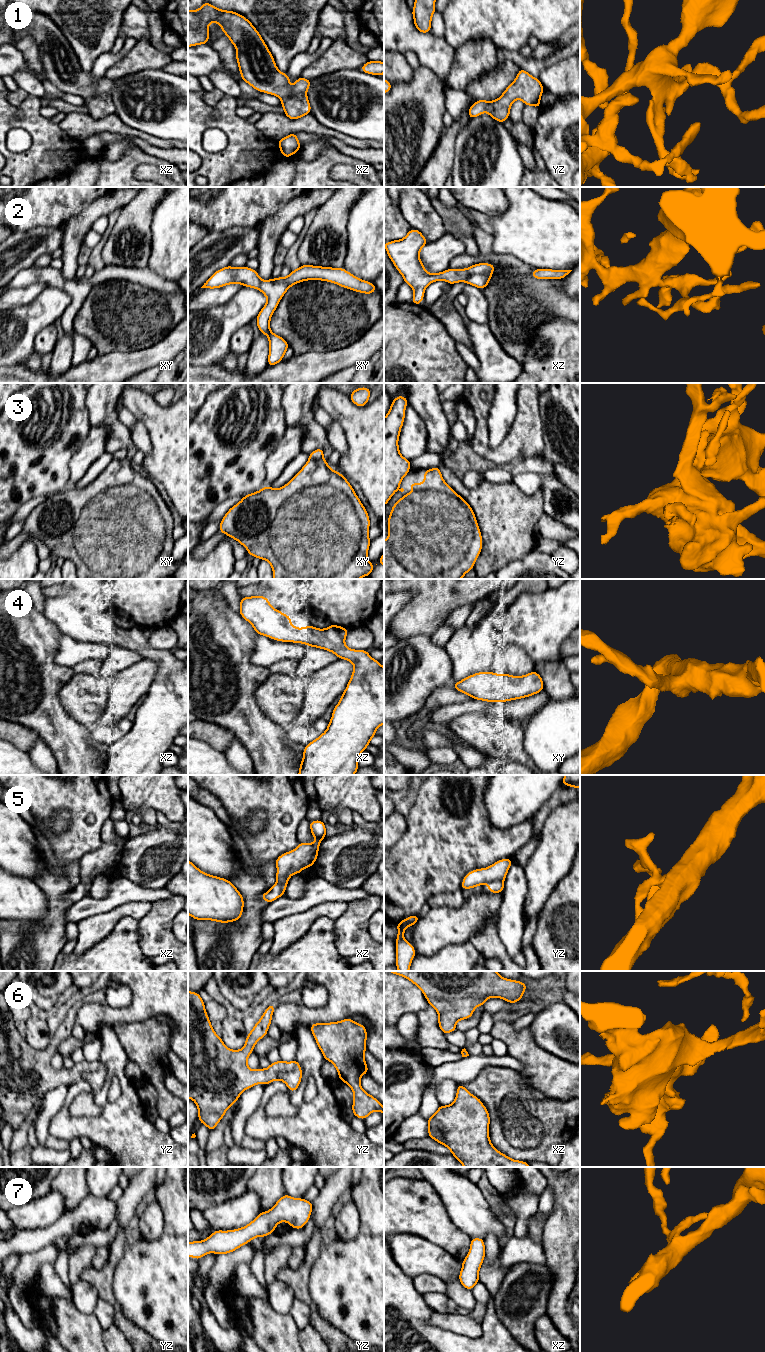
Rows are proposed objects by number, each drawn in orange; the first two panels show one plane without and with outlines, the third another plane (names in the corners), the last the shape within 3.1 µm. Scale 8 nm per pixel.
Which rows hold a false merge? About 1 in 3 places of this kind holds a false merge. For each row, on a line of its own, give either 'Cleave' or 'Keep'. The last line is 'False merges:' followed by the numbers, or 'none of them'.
1: Keep
2: Keep
3: Keep
4: Keep
5: Cleave
6: Keep
7: Keep
False merges: 5

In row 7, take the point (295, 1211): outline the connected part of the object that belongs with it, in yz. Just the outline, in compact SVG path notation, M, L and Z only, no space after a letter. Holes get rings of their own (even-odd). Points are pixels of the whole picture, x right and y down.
M284 1194L273 1208L260 1212L246 1226L228 1231L216 1230L205 1240L188 1242L188 1256L199 1260L208 1253L231 1253L256 1237L266 1237L273 1233L282 1221L294 1229L301 1229L310 1219L312 1210L313 1203Z

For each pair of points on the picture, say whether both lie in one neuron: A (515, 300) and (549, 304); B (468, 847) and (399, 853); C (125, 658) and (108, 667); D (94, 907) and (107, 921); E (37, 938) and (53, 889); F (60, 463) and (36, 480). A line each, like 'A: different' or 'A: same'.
A: same
B: same
C: same
D: different
E: same
F: same

